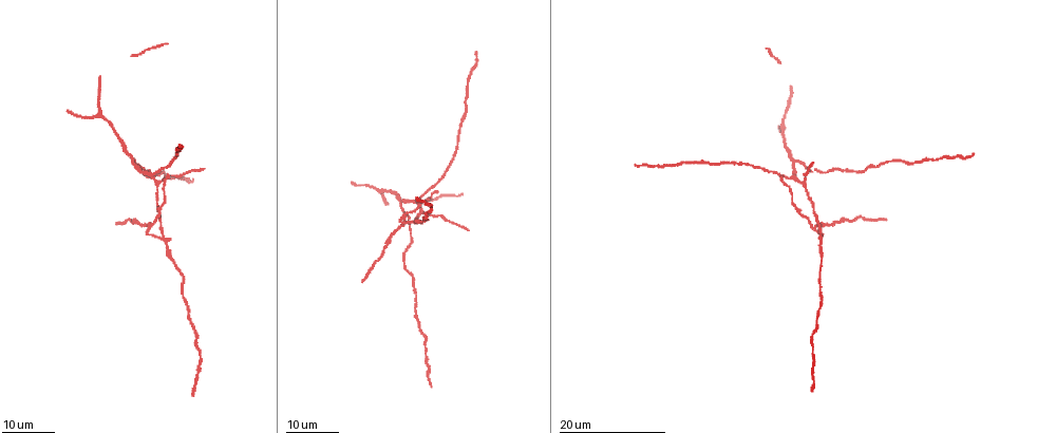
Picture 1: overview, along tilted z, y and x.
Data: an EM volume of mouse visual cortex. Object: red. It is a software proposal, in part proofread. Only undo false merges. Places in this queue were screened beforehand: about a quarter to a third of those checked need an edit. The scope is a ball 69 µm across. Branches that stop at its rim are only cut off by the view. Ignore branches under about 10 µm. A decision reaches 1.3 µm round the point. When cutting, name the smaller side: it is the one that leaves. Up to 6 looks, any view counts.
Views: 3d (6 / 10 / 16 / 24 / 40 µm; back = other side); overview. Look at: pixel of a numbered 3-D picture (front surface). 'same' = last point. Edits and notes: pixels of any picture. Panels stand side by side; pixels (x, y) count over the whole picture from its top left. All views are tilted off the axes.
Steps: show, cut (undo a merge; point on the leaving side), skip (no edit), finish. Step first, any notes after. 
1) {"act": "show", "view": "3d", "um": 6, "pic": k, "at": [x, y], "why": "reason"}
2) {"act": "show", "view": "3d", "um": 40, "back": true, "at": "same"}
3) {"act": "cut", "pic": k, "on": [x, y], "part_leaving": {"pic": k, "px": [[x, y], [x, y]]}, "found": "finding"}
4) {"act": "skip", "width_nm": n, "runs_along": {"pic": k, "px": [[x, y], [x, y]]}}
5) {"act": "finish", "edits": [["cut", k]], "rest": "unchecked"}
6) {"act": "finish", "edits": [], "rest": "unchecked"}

{"act": "show", "view": "3d", "um": 16, "pic": 1, "at": [796, 180], "why": "four arms meet"}

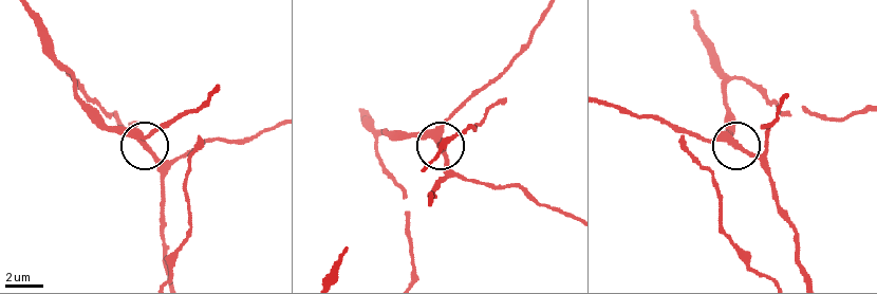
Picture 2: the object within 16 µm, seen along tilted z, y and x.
{"act": "show", "view": "3d", "um": 6, "pic": 2, "at": [733, 141]}

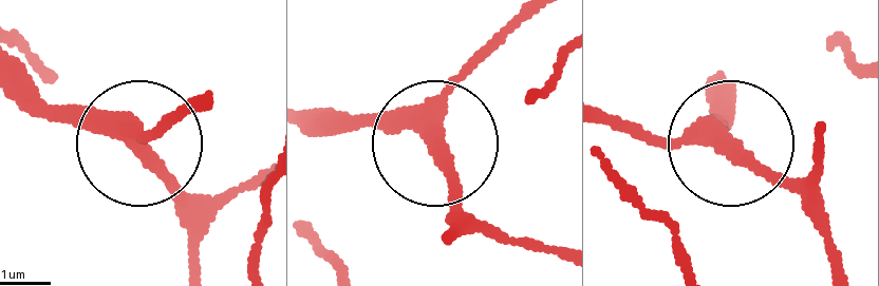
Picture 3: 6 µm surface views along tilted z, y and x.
{"act": "skip", "arms": 4, "runs_along": {"pic": 3, "px": [[141, 153], [23, 82]]}, "found": "all the same neuron"}

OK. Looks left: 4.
{"act": "show", "view": "3d", "um": 24, "pic": 1, "at": [400, 201], "why": "three arms meet"}

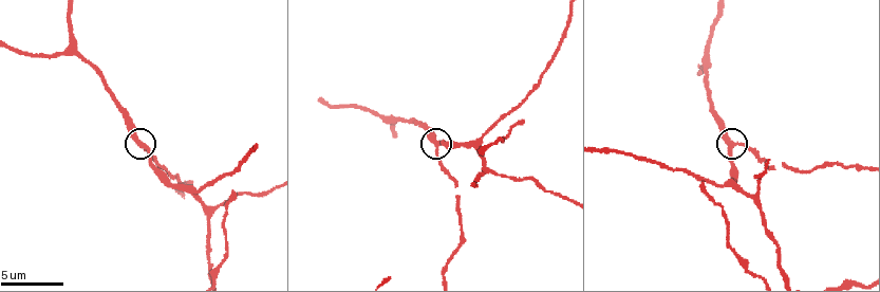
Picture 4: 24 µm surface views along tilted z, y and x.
{"act": "show", "view": "3d", "um": 10, "pic": 4, "at": [141, 146]}

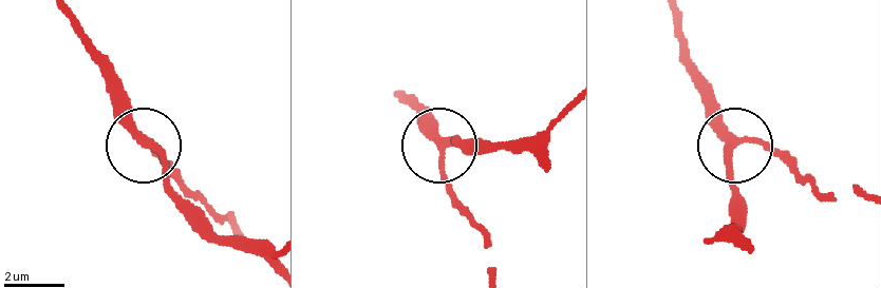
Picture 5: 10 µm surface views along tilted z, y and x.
{"act": "skip", "side_arm_um": 35, "runs_along": {"pic": 5, "px": [[270, 265], [218, 235], [107, 92]]}, "found": "all the same neuron"}

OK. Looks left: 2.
{"act": "show", "view": "3d", "um": 16, "pic": 1, "at": [162, 240], "why": "four or more arms meet"}

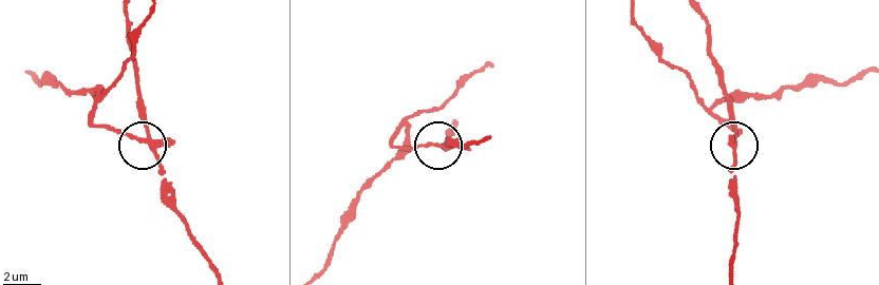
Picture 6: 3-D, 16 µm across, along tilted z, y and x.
{"act": "show", "view": "3d", "um": 10, "pic": 6, "at": [147, 142], "why": "zoom in"}

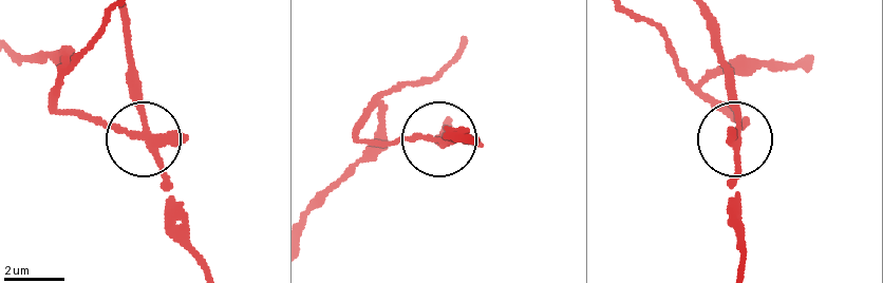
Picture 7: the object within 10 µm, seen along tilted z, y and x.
{"act": "cut", "pic": 7, "on": [118, 128], "width_nm": 220, "found": "two neurons meet here"}

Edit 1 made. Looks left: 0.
{"act": "finish", "edits": [["cut", 7]], "rest": "unchecked"}

